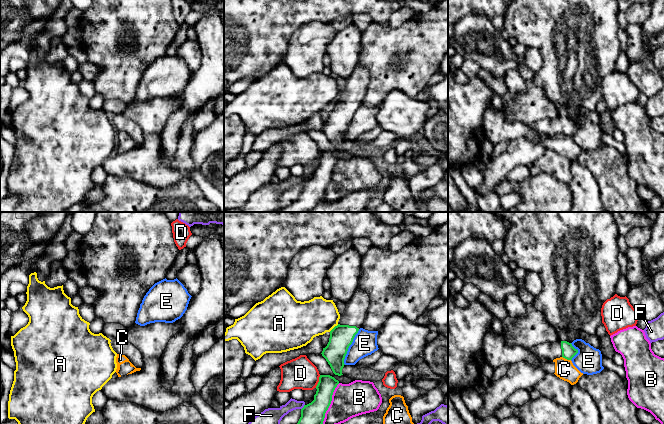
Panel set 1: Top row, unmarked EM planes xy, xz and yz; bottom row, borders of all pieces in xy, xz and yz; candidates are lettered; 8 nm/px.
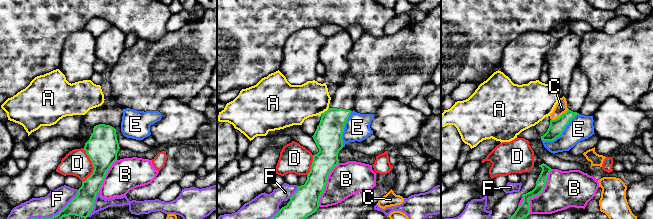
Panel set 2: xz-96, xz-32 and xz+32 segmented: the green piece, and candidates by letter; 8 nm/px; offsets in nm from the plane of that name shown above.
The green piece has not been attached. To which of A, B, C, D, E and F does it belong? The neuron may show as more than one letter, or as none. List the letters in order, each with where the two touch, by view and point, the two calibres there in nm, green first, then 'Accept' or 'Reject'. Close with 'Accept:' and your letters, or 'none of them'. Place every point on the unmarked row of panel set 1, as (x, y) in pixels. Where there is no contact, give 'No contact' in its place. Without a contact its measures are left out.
A: Touches green at xz (334, 103). Thickness 190 nm (green) against 300 nm. Reject
B: Touches green at xz (330, 179). Thickness 190 nm (green) against 280 nm. Reject
C: Touches green at yz (566, 134). Thickness 110 nm (green) against 160 nm. Reject
D: Touches green at xz (319, 157). Thickness 160 nm (green) against 260 nm. Reject
E: Touches green at xz (348, 123). Thickness 190 nm (green) against 190 nm. Reject
F: Touches green at xz (303, 183). Thickness 190 nm (green) against 130 nm. Reject
Accept: none of them

